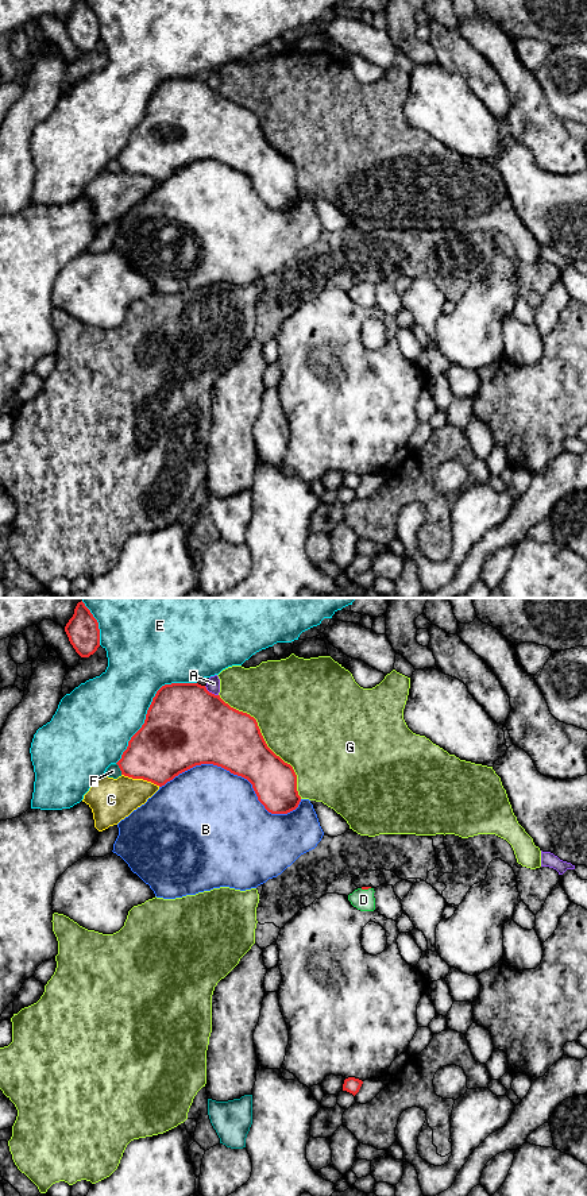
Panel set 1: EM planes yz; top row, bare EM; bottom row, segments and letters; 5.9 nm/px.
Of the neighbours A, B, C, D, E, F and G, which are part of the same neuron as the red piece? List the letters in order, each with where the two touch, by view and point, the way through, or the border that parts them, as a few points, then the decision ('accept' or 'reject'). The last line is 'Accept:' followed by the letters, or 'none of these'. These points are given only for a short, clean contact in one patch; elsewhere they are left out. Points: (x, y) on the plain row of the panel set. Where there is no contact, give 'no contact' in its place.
A: contact yz (211, 88); reject
B: contact yz (236, 169); reject
C: contact yz (141, 173); reject
D: contact yz (365, 284); way yz (362, 282), (365, 284), (363, 294); accept
E: contact yz (149, 103); reject
F: contact yz (119, 162); reject
G: contact yz (265, 137); reject
Accept: D

